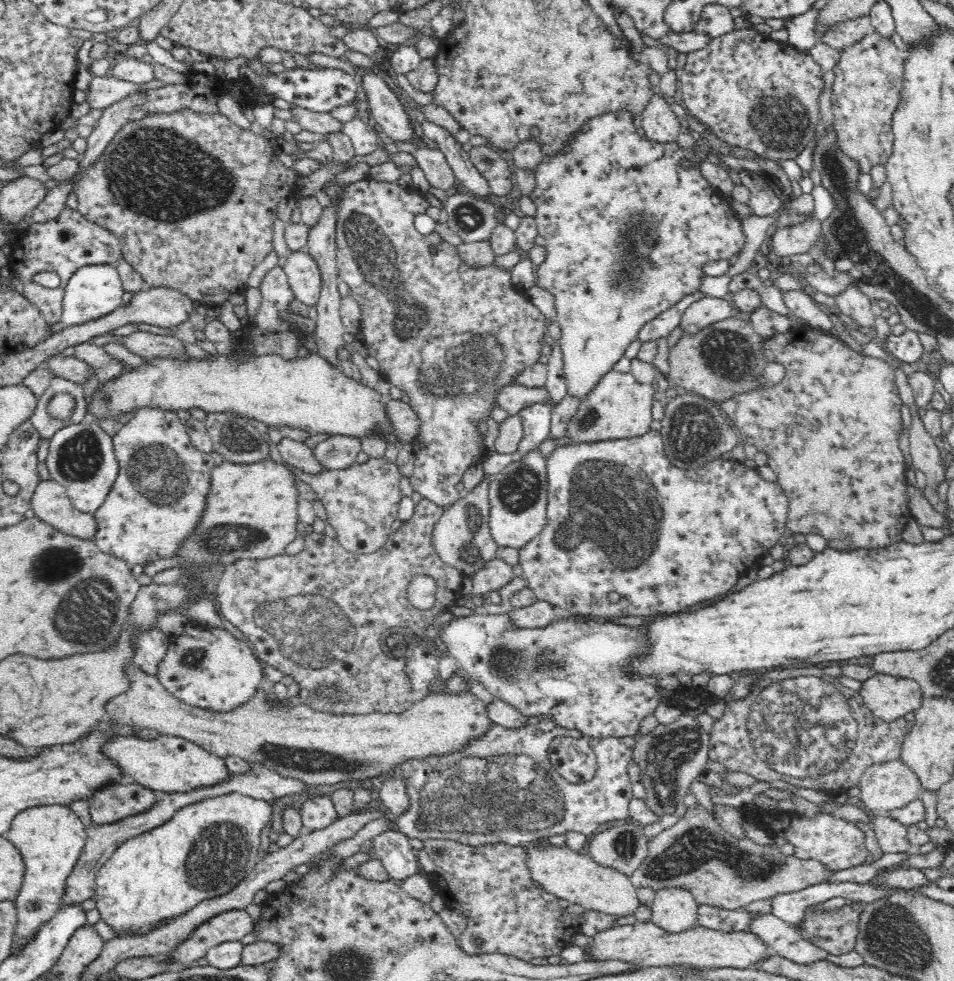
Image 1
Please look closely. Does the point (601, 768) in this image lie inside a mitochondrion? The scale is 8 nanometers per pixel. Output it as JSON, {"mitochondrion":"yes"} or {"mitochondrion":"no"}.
{"mitochondrion":"no"}

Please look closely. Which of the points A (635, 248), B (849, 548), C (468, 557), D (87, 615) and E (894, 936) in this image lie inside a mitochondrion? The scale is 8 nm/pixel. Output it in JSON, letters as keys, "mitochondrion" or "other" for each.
{"A":"mitochondrion","B":"other","C":"mitochondrion","D":"mitochondrion","E":"mitochondrion"}

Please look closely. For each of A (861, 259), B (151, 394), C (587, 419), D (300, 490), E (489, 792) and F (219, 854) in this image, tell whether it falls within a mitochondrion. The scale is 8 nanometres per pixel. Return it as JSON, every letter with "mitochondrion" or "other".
{"A":"mitochondrion","B":"other","C":"mitochondrion","D":"other","E":"mitochondrion","F":"mitochondrion"}

